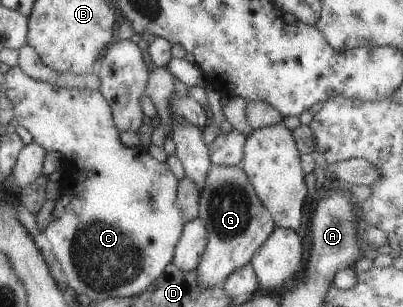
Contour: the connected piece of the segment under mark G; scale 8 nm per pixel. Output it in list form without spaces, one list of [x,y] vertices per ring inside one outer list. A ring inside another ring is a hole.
[[[211,165],[203,189],[199,191],[197,217],[207,230],[207,243],[195,268],[195,281],[202,290],[224,284],[236,269],[249,264],[275,229],[273,220],[256,198],[240,165]]]

